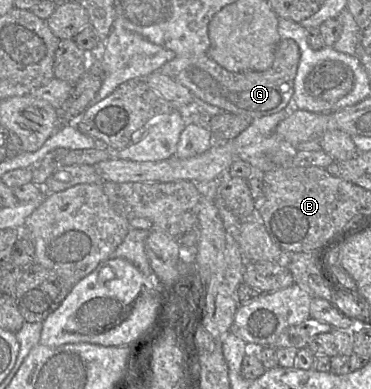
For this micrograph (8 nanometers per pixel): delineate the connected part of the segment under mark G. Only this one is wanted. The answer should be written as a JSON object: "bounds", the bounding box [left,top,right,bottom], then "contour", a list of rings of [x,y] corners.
{"bounds":[156,39,300,119],"contour":[[[281,39],[271,67],[264,71],[231,72],[207,55],[175,57],[156,71],[185,86],[193,96],[208,104],[226,112],[255,119],[283,109],[291,109],[299,58],[300,52],[296,42],[292,39]]]}

